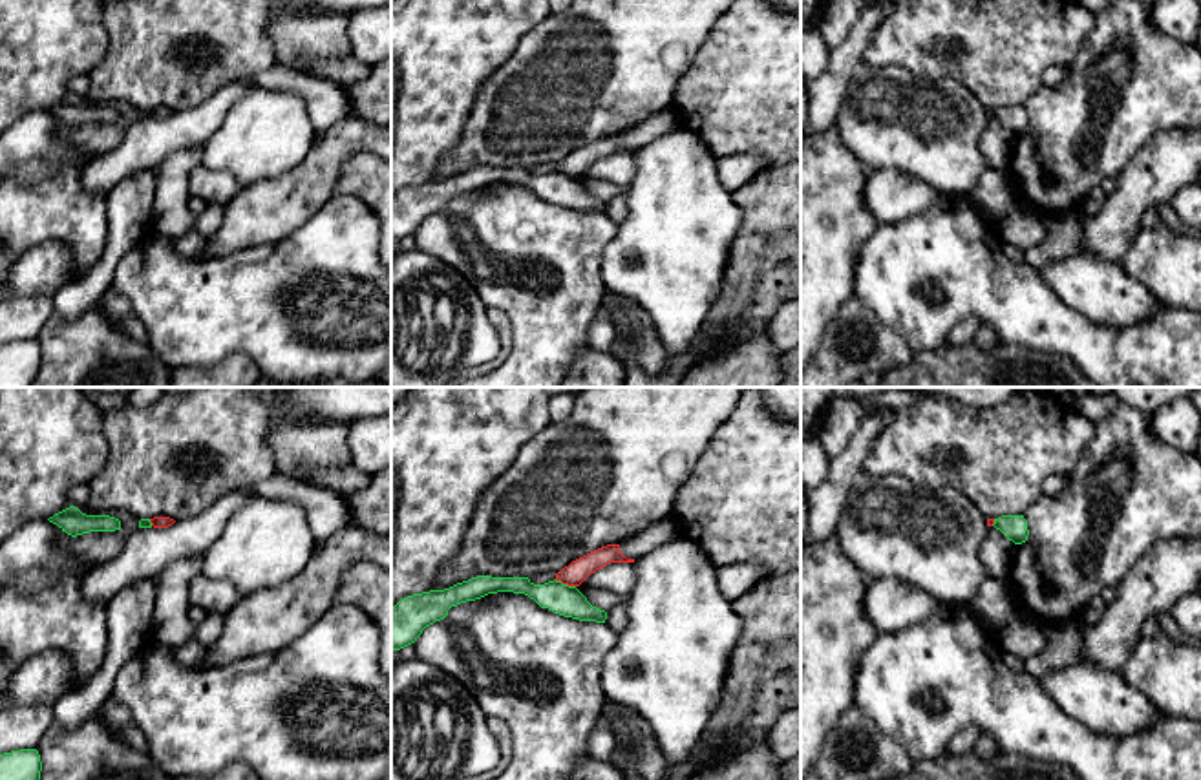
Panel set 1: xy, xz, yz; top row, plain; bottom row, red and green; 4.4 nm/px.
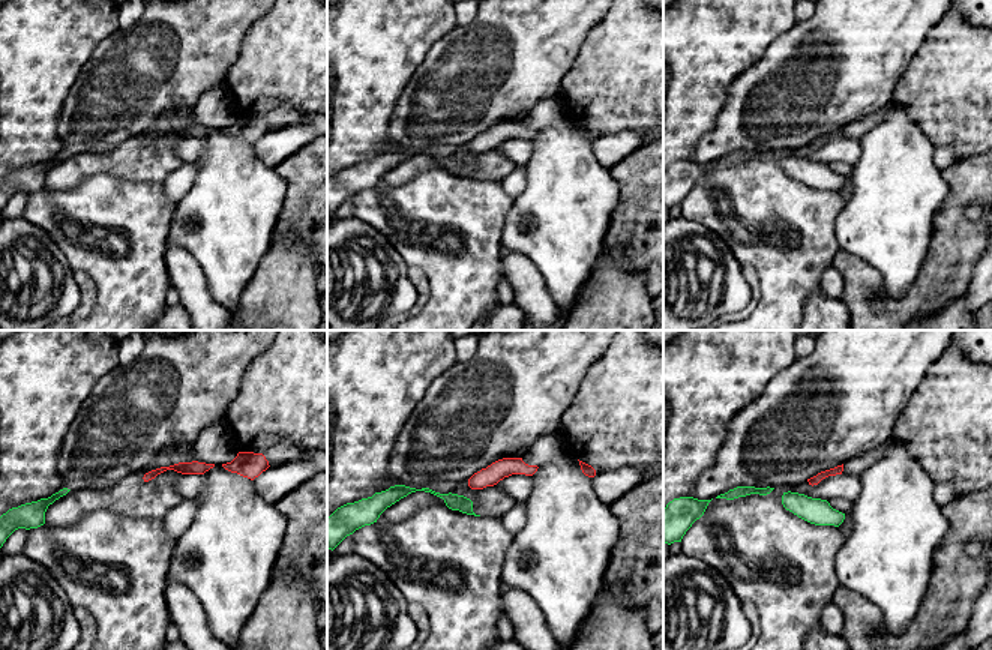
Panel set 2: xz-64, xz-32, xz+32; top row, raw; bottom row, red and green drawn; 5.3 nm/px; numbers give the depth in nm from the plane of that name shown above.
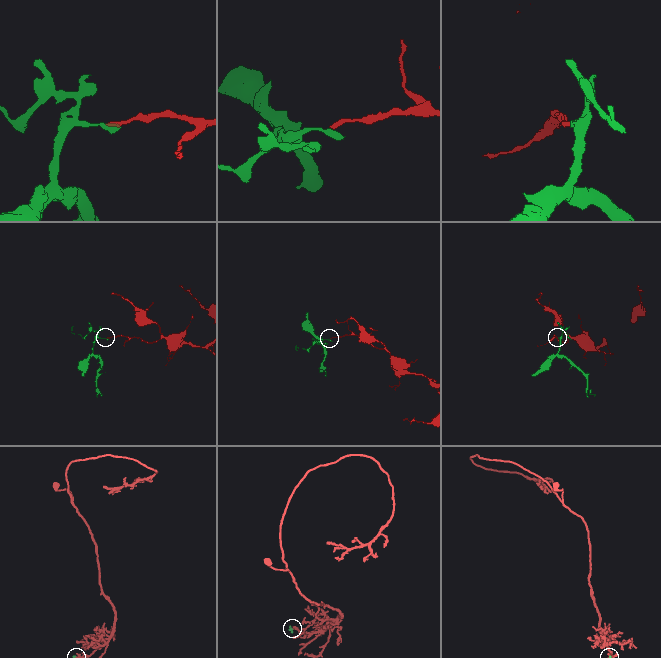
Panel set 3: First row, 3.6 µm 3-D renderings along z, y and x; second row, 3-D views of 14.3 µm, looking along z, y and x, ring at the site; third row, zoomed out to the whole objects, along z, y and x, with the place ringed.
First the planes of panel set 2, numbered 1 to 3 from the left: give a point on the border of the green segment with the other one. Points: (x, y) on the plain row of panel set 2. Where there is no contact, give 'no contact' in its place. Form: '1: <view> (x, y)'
1: no contact
2: no contact
3: no contact

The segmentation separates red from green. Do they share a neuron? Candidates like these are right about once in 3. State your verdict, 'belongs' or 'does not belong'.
does not belong

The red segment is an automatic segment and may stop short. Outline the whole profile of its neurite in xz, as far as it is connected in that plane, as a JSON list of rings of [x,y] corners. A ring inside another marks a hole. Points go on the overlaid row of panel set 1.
[[[607,544],[598,548],[565,566],[556,574],[556,581],[569,586],[579,586],[590,574],[611,564],[611,563],[634,563],[620,552],[620,544]]]

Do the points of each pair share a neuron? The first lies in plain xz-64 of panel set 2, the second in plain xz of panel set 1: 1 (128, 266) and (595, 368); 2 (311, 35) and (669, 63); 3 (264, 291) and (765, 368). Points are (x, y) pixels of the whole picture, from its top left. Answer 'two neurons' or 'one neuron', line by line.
1: two neurons
2: two neurons
3: one neuron

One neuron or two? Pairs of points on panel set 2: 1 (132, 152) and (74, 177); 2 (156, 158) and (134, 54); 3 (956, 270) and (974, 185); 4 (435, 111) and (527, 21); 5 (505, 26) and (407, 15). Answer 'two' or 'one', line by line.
1: one
2: two
3: one
4: one
5: two

